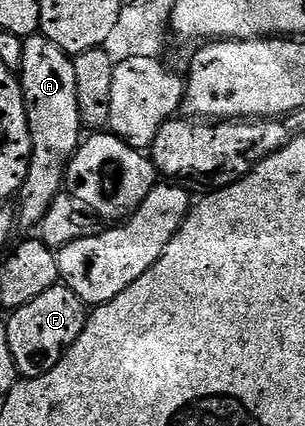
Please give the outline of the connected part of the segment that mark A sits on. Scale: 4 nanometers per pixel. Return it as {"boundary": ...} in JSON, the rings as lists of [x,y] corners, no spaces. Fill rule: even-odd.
{"boundary":[[[41,32],[34,34],[31,38],[24,41],[24,64],[20,71],[20,81],[22,83],[22,95],[26,101],[26,115],[28,116],[28,124],[30,125],[30,139],[34,145],[34,150],[30,153],[30,167],[28,168],[28,176],[26,177],[26,183],[22,185],[21,190],[16,195],[16,209],[17,209],[17,225],[23,230],[30,230],[33,228],[41,227],[44,220],[44,212],[48,212],[48,208],[52,204],[52,200],[56,200],[58,194],[63,193],[64,183],[66,180],[66,165],[70,162],[72,157],[79,148],[80,137],[78,133],[83,133],[84,127],[80,120],[80,112],[78,111],[78,105],[76,104],[76,68],[74,67],[74,60],[71,55],[65,54],[60,47],[56,44],[52,44],[52,40],[45,38]]]}

